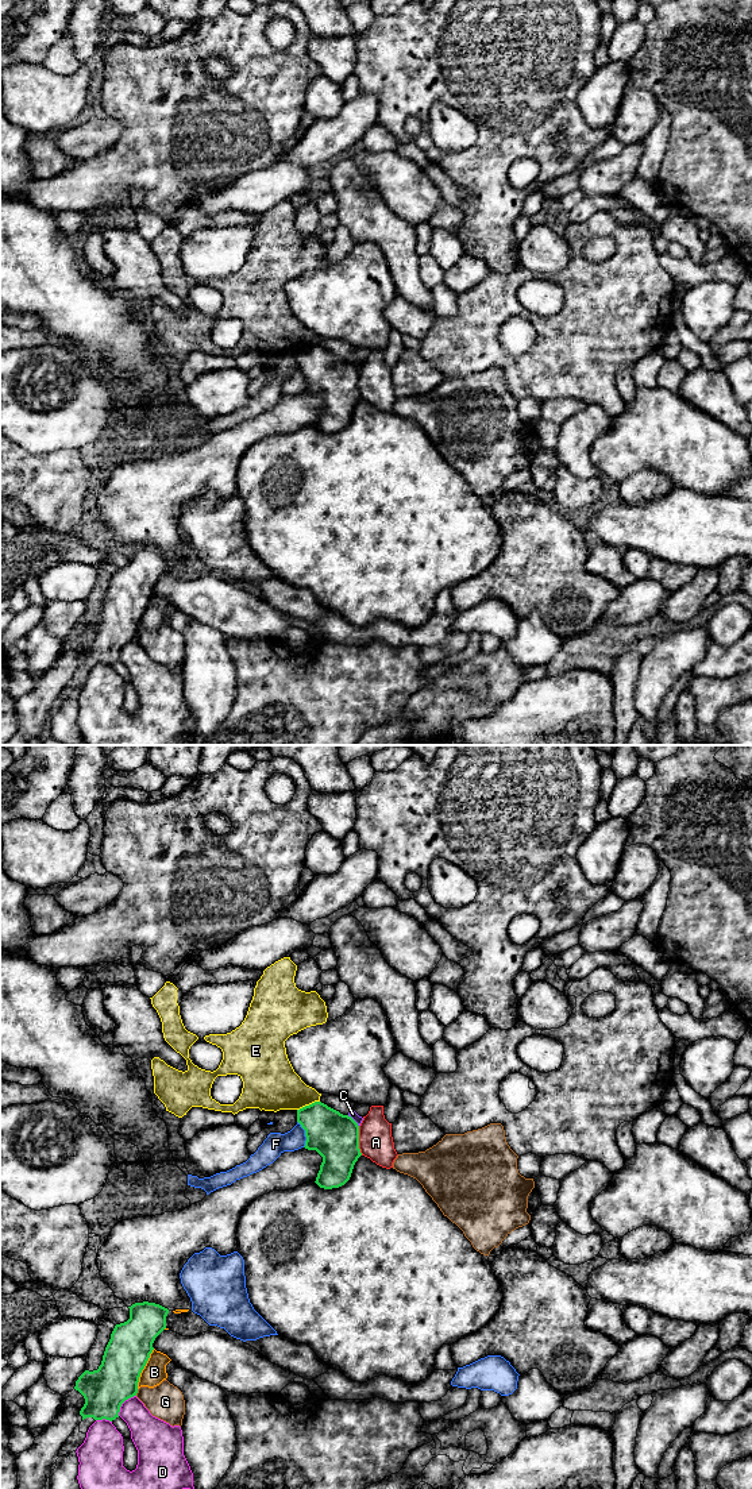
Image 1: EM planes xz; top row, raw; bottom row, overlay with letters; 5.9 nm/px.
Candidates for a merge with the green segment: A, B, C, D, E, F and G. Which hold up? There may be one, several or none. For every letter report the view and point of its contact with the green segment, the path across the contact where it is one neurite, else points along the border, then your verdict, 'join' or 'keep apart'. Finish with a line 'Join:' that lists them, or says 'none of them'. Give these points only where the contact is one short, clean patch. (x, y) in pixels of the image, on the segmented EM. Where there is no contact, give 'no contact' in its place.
A: contact xz (358, 1141); keep apart
B: contact xz (143, 1368); keep apart
C: contact xz (354, 1121); keep apart
D: contact xz (123, 1401); keep apart
E: contact xz (309, 1104); border xz (319, 1100), (297, 1110); keep apart
F: contact xz (305, 1134); keep apart
G: contact xz (137, 1392); keep apart
Join: none of them

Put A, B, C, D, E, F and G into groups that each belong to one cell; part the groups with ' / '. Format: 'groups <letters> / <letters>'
groups A / B / C / D / E / F / G

